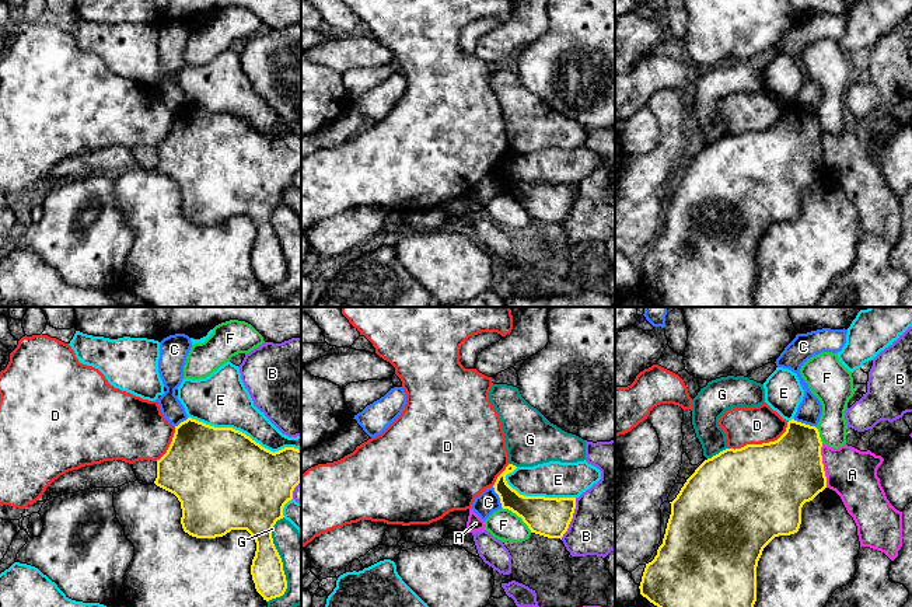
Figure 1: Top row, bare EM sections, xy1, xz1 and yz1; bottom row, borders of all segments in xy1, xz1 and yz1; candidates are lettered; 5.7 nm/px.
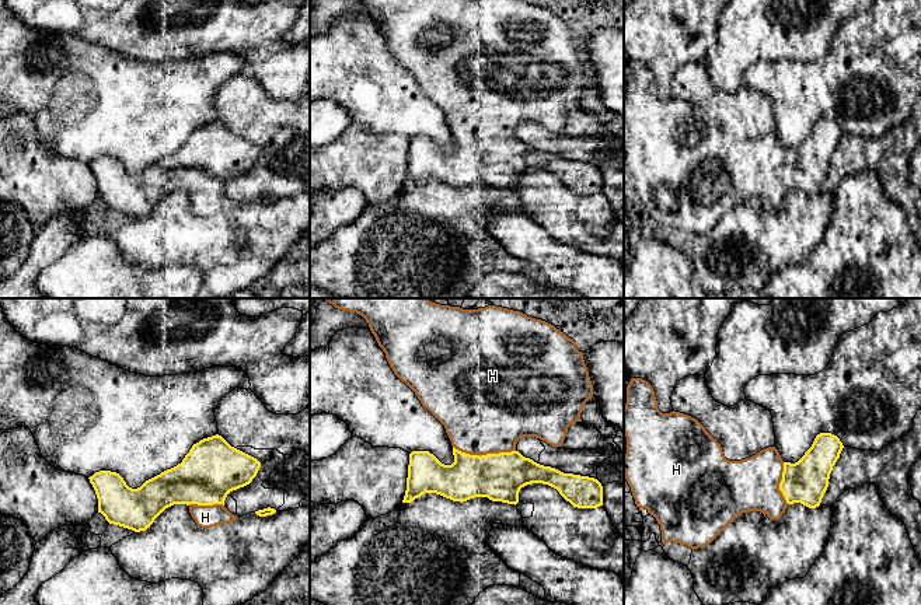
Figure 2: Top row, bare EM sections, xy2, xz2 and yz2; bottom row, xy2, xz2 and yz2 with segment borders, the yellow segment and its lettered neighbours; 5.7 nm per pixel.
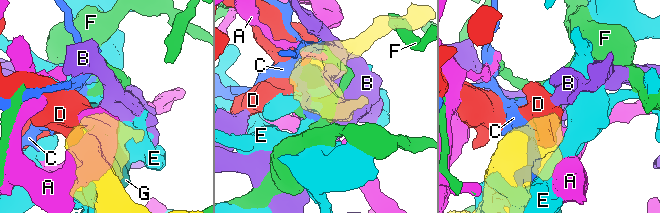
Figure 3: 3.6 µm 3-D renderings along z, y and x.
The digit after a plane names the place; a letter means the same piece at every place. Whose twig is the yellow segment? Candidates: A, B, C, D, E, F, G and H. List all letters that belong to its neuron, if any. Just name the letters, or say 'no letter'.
H

